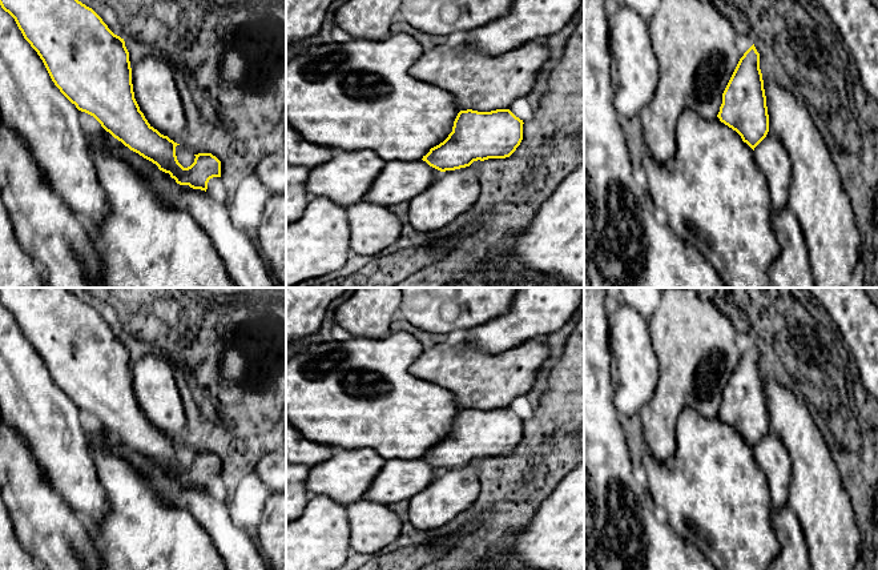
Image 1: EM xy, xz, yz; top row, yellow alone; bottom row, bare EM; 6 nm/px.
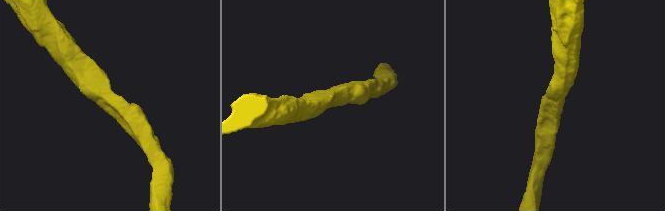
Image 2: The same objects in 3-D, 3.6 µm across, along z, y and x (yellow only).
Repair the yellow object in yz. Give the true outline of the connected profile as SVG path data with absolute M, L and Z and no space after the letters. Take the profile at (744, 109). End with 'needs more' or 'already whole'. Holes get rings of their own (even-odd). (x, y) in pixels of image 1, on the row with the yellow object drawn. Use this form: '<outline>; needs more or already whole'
M754 44L740 59L722 93L717 117L736 131L753 150L766 137L769 115L760 53Z; already whole

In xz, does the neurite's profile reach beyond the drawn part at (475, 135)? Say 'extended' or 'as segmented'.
as segmented

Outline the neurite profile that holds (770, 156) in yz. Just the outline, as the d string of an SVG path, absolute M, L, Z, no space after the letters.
M772 132L754 148L754 161L764 174L772 209L788 206L792 162L781 140Z

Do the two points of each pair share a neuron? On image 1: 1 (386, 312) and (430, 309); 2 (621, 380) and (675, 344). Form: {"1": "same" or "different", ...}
{"1": "different", "2": "different"}

